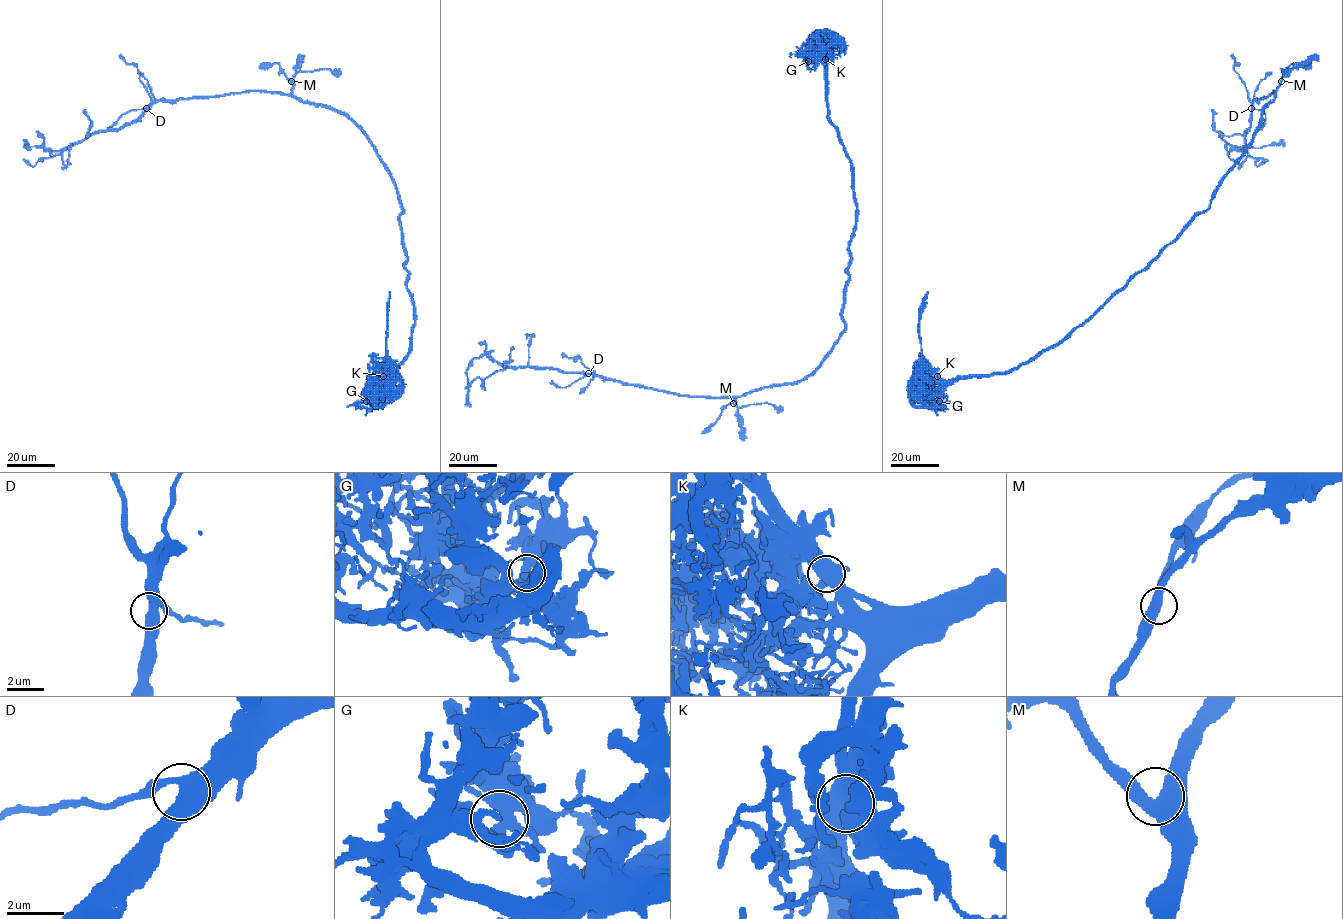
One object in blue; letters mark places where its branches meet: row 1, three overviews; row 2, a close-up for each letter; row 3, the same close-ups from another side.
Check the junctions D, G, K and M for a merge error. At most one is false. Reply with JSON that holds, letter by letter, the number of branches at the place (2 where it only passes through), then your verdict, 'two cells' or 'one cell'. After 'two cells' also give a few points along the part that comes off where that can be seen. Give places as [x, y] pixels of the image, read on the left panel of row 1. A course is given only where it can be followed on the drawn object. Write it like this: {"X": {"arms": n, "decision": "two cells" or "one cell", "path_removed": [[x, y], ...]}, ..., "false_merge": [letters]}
{"D": {"arms": 3, "decision": "one cell"}, "G": {"arms": 3, "decision": "one cell"}, "K": {"arms": 4, "decision": "one cell"}, "M": {"arms": 3, "decision": "one cell"}, "false_merge": []}

